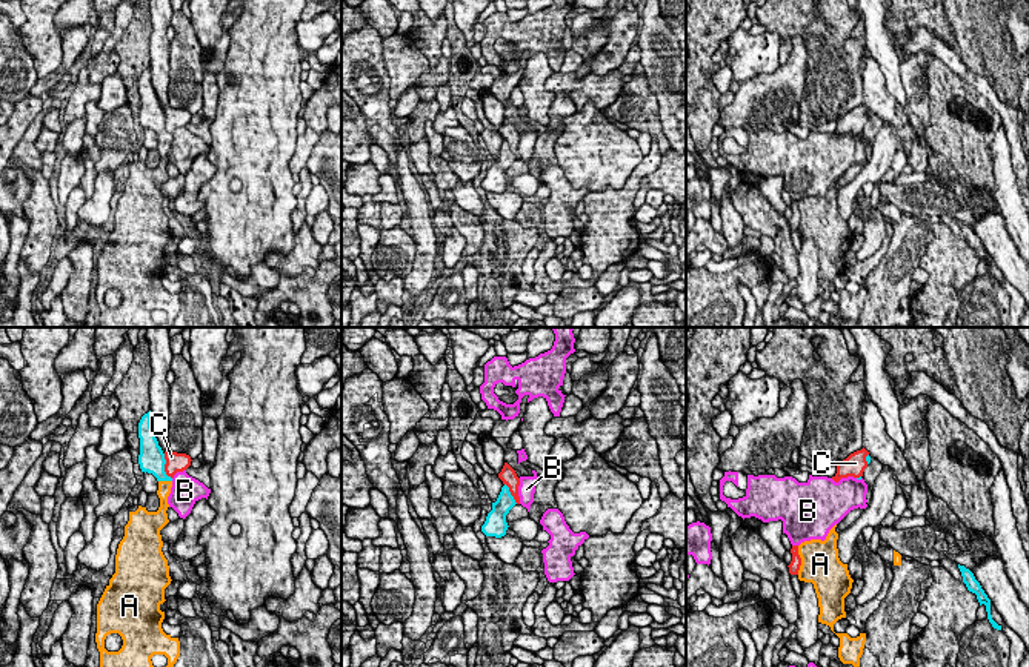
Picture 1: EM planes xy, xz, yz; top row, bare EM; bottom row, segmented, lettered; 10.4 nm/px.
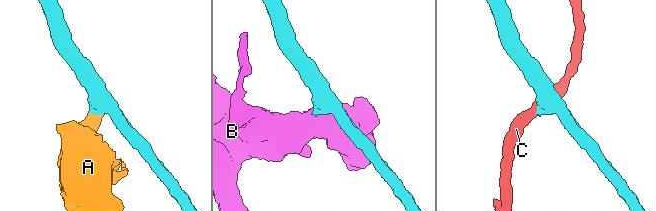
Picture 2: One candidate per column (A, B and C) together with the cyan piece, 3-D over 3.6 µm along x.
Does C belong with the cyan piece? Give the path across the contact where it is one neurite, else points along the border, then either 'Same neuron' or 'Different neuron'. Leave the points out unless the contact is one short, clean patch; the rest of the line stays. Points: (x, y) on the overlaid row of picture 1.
Boundary: xy (163, 454), (165, 472), (171, 478). Different neuron

